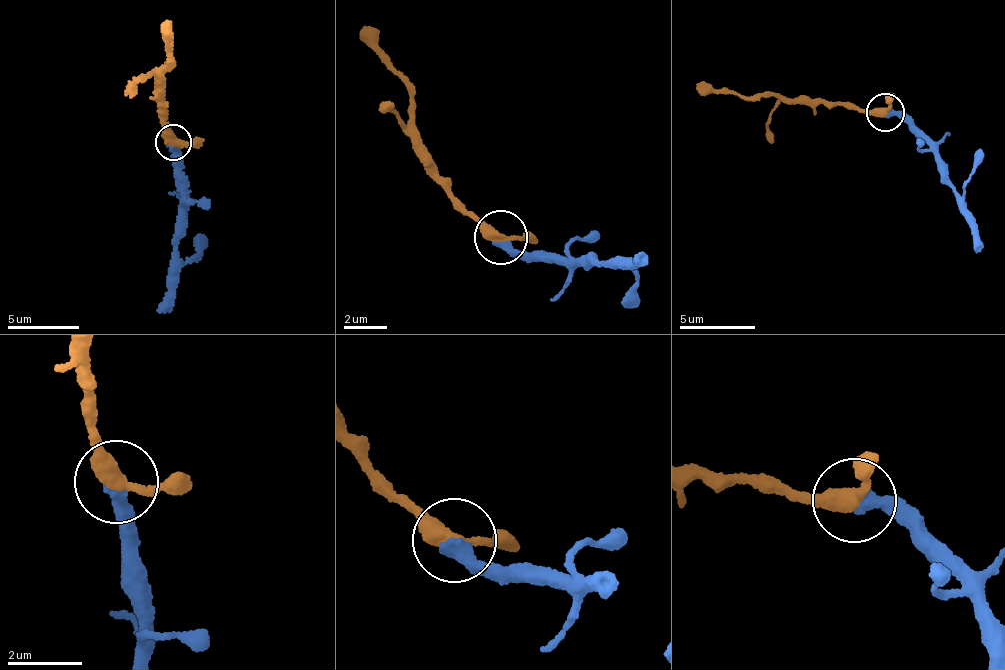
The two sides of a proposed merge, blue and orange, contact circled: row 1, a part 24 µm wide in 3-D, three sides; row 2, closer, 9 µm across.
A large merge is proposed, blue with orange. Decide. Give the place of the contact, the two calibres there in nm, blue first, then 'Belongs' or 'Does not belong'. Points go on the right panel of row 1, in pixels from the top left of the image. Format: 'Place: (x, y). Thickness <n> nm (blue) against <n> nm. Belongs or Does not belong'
Place: (885, 112). Thickness 440 nm (blue) against 360 nm. Belongs

